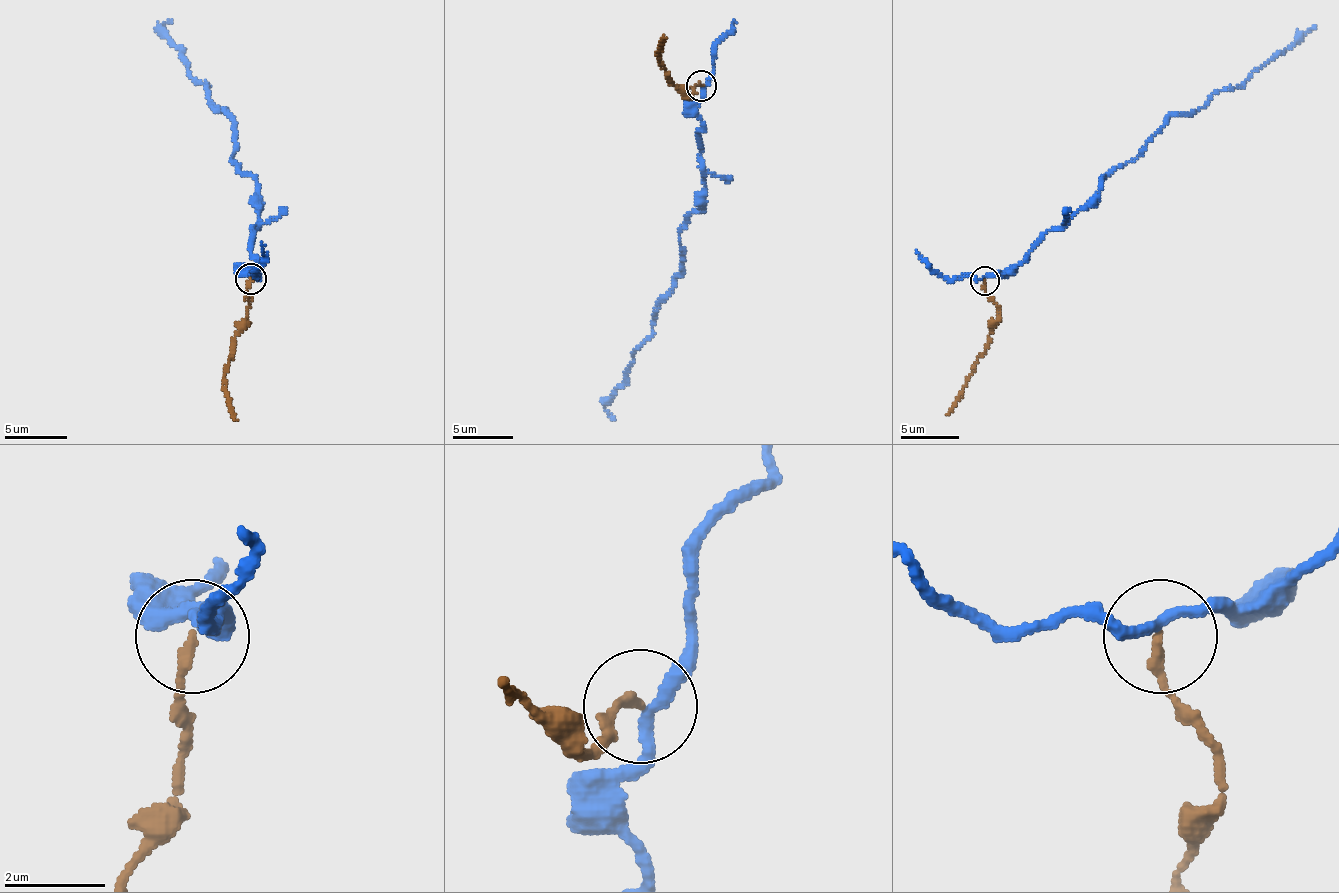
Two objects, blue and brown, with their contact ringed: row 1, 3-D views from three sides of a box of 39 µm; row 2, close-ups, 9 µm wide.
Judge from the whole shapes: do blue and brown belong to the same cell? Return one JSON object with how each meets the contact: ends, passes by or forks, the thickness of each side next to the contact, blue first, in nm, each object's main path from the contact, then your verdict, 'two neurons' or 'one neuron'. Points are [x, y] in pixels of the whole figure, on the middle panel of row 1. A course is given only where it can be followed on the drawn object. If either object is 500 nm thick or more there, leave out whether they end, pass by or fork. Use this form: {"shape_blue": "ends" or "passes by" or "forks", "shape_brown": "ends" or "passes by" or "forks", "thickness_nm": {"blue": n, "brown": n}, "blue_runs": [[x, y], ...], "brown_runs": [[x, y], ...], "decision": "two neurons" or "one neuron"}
{"shape_blue": "passes by", "shape_brown": "ends", "thickness_nm": {"blue": 240, "brown": 190}, "blue_runs": [[704, 85], [697, 116], [704, 205], [679, 235], [685, 261], [652, 333], [641, 343], [605, 407], [615, 420]], "brown_runs": [[701, 85], [695, 84], [689, 95], [670, 81], [660, 65], [658, 51], [663, 35]], "decision": "two neurons"}

